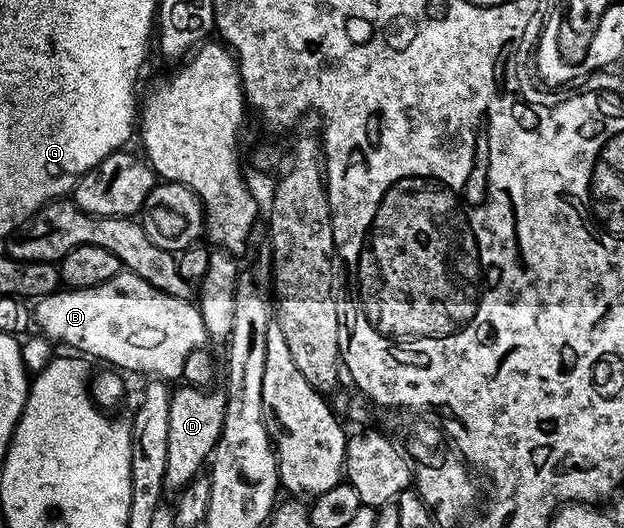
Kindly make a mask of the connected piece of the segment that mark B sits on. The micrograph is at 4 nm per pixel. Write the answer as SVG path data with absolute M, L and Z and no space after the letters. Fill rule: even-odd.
M121 272L113 276L113 280L88 290L63 288L38 299L33 306L33 322L37 330L39 326L38 333L52 344L64 342L67 346L76 346L80 350L76 351L88 359L100 358L108 367L118 368L123 372L132 370L135 374L151 374L147 376L154 376L159 380L182 379L189 352L202 350L209 342L201 312L194 301L169 296L153 288L153 284L141 280L141 276L130 272Z

